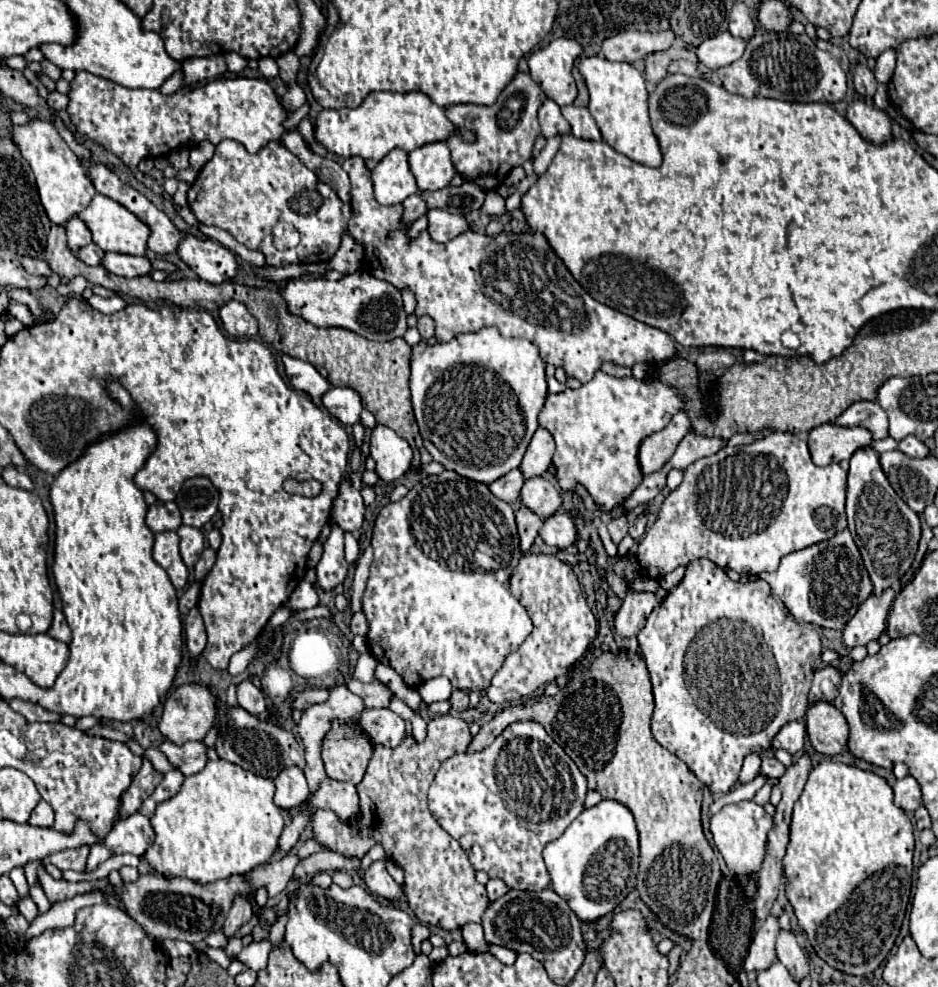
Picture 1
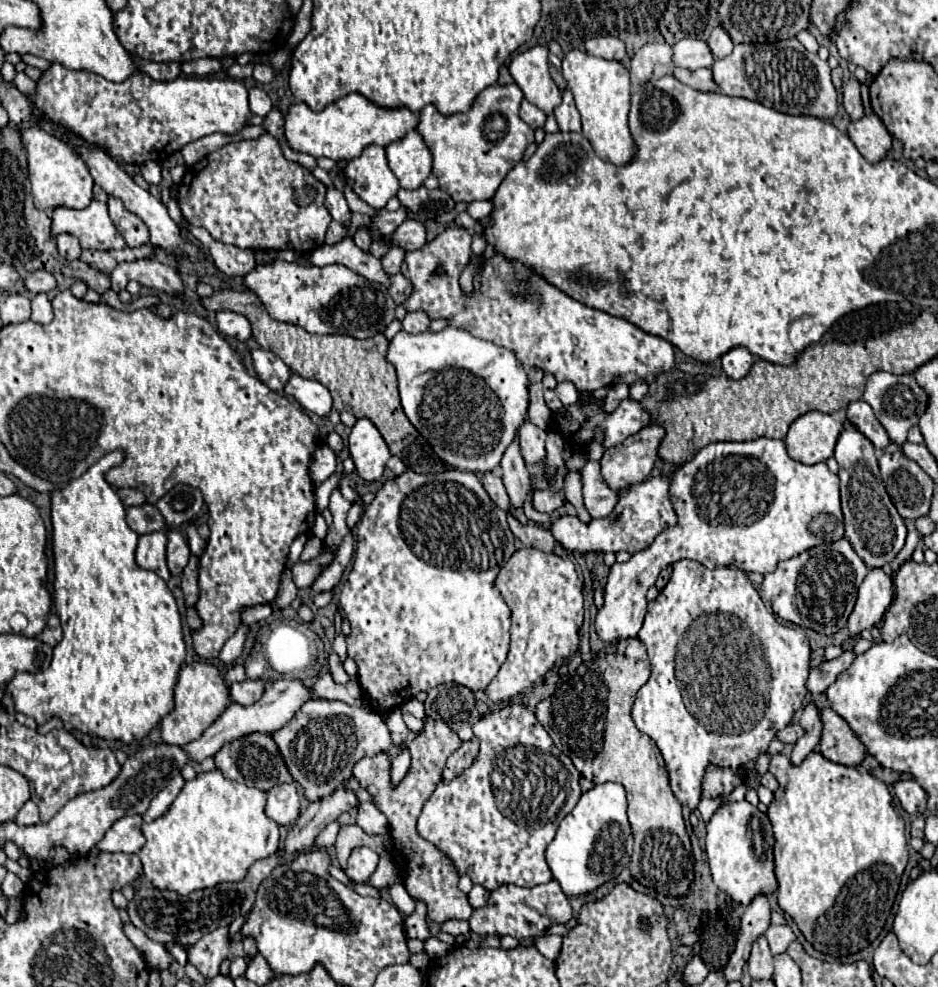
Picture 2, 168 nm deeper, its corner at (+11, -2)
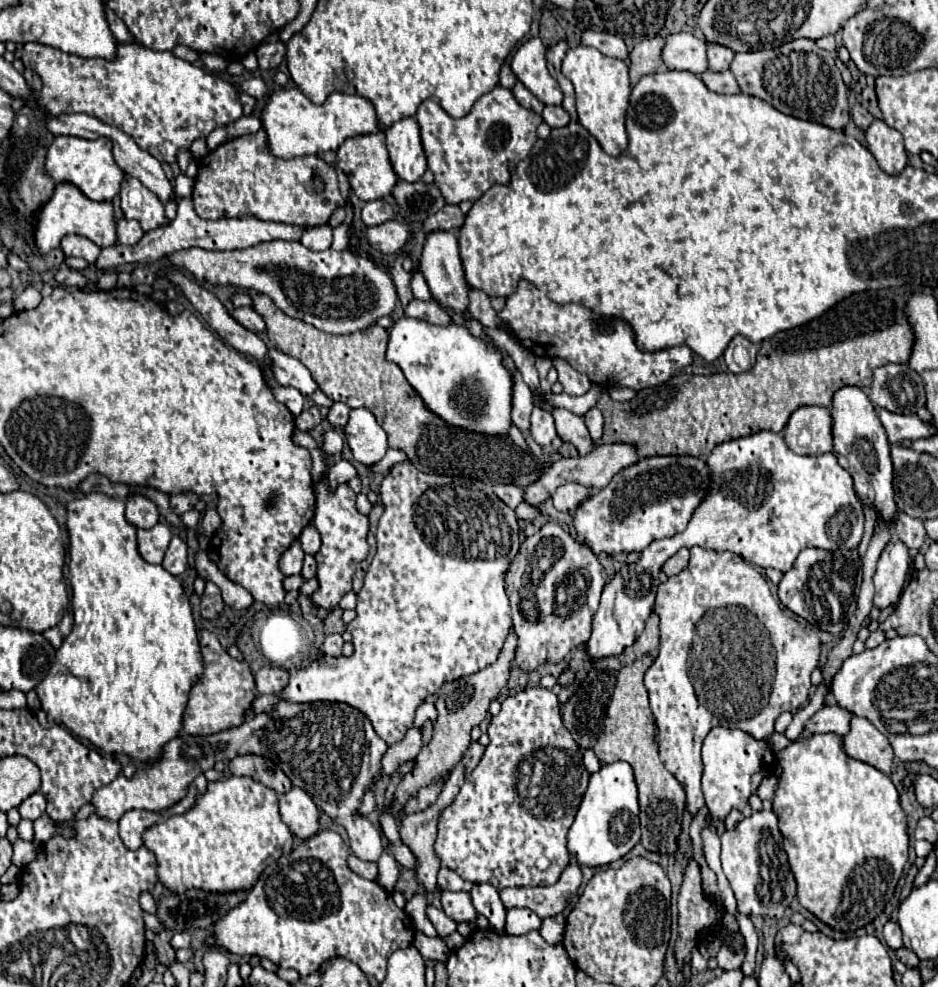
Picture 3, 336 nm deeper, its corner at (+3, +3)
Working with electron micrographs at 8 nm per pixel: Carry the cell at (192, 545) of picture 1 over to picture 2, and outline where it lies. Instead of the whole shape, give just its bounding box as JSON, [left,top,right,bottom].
[167,531,189,575]

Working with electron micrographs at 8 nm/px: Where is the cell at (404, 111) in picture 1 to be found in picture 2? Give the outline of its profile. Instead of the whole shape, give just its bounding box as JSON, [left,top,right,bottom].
[283,93,419,161]

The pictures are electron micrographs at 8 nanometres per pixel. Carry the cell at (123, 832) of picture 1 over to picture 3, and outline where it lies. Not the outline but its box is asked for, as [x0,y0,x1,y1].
[119,810,159,850]

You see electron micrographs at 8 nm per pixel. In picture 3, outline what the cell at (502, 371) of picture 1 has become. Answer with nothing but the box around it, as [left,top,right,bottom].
[387,318,513,434]

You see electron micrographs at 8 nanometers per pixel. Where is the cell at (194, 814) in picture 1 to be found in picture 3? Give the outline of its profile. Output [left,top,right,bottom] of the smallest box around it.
[143,774,293,892]

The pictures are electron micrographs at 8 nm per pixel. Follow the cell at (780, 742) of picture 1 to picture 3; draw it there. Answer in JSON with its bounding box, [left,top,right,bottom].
[805,706,851,736]

